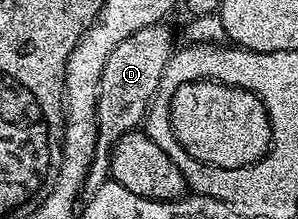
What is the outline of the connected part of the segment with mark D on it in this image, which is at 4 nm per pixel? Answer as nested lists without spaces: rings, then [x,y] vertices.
[[[161,23],[159,25],[151,25],[150,27],[142,27],[142,31],[134,31],[134,35],[122,39],[122,43],[118,43],[118,47],[114,47],[114,51],[110,51],[110,59],[106,59],[106,67],[102,69],[102,79],[98,87],[98,103],[96,104],[96,158],[92,160],[92,166],[88,172],[86,185],[89,190],[102,187],[102,183],[109,180],[108,158],[111,154],[113,143],[122,135],[133,132],[139,126],[136,124],[139,121],[141,124],[148,116],[148,104],[151,103],[155,93],[160,90],[162,71],[174,52],[172,33],[166,26],[167,24]]]

